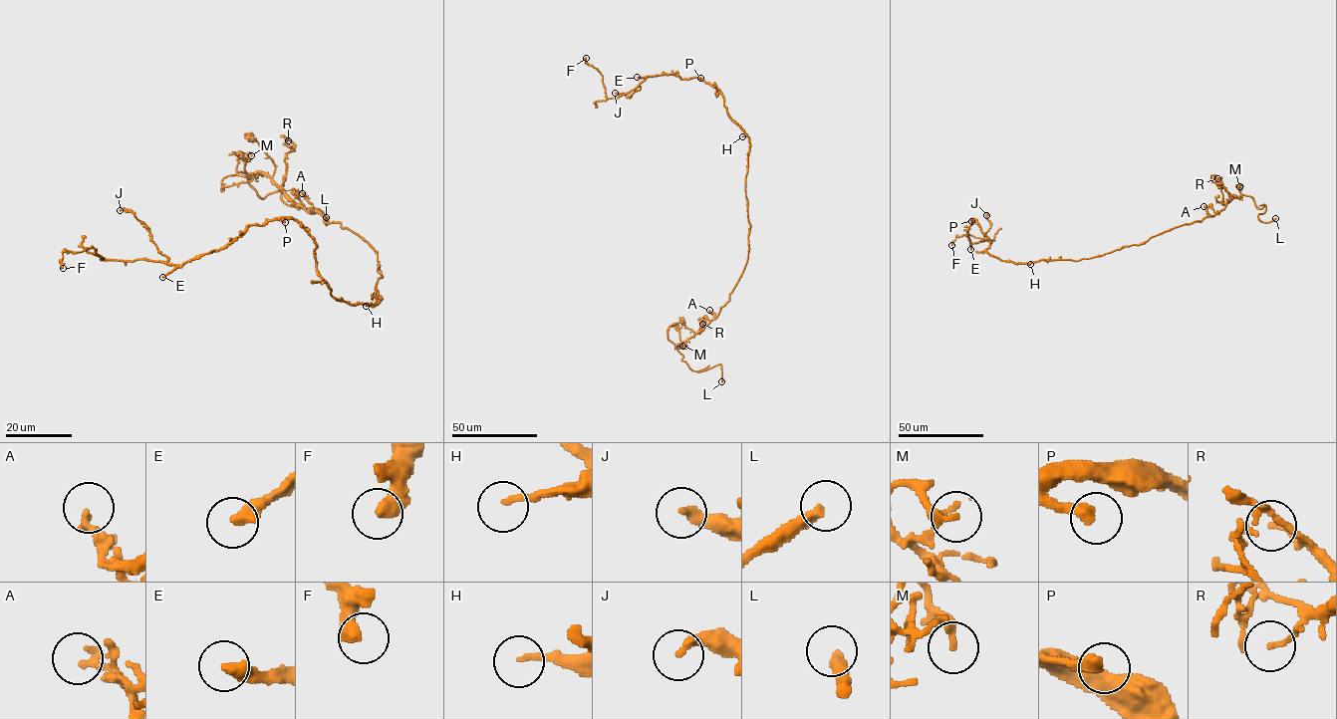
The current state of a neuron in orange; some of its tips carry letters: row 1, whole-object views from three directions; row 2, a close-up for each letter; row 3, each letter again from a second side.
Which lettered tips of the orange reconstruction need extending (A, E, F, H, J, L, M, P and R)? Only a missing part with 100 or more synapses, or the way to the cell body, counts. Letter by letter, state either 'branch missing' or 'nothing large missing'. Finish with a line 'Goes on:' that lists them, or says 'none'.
A: nothing large missing
E: branch missing
F: nothing large missing
H: nothing large missing
J: nothing large missing
L: branch missing
M: nothing large missing
P: nothing large missing
R: nothing large missing
Goes on: E, L

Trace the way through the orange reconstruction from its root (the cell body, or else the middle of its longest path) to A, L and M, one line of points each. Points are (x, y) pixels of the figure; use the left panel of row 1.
A: (372, 298), (382, 277), (378, 253), (340, 223), (326, 222), (312, 211), (302, 193)
L: (372, 298), (382, 274), (360, 236), (269, 176), (237, 172), (252, 174), (261, 198), (280, 191), (326, 217)
M: (372, 298), (382, 277), (378, 253), (340, 223), (308, 212), (269, 176), (240, 175), (238, 160), (251, 155)

